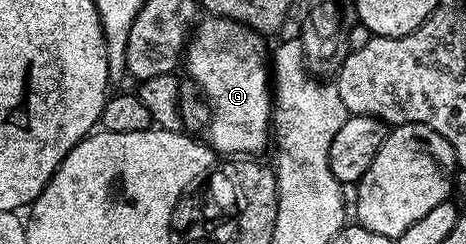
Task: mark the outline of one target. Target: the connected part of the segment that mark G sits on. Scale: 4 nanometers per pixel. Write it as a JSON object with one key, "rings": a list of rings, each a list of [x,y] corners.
{"rings":[[[205,16],[196,23],[183,55],[183,70],[205,93],[209,101],[209,138],[207,142],[218,155],[257,156],[271,138],[271,70],[267,65],[267,50],[262,35],[234,18]]]}

